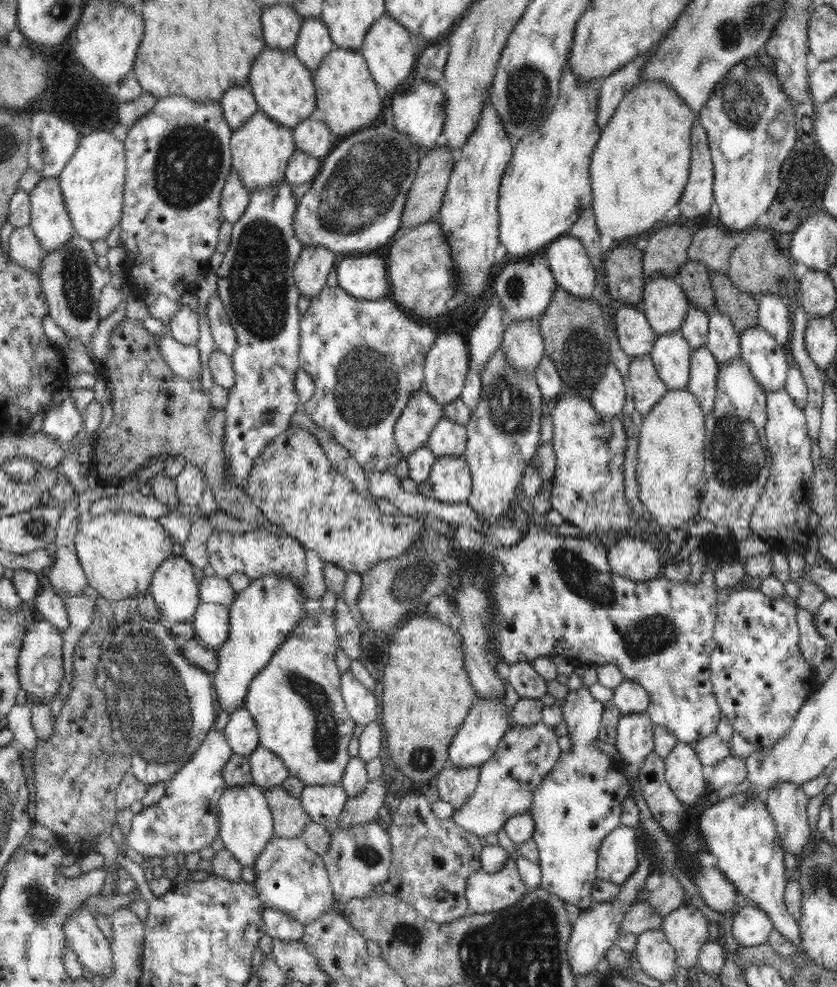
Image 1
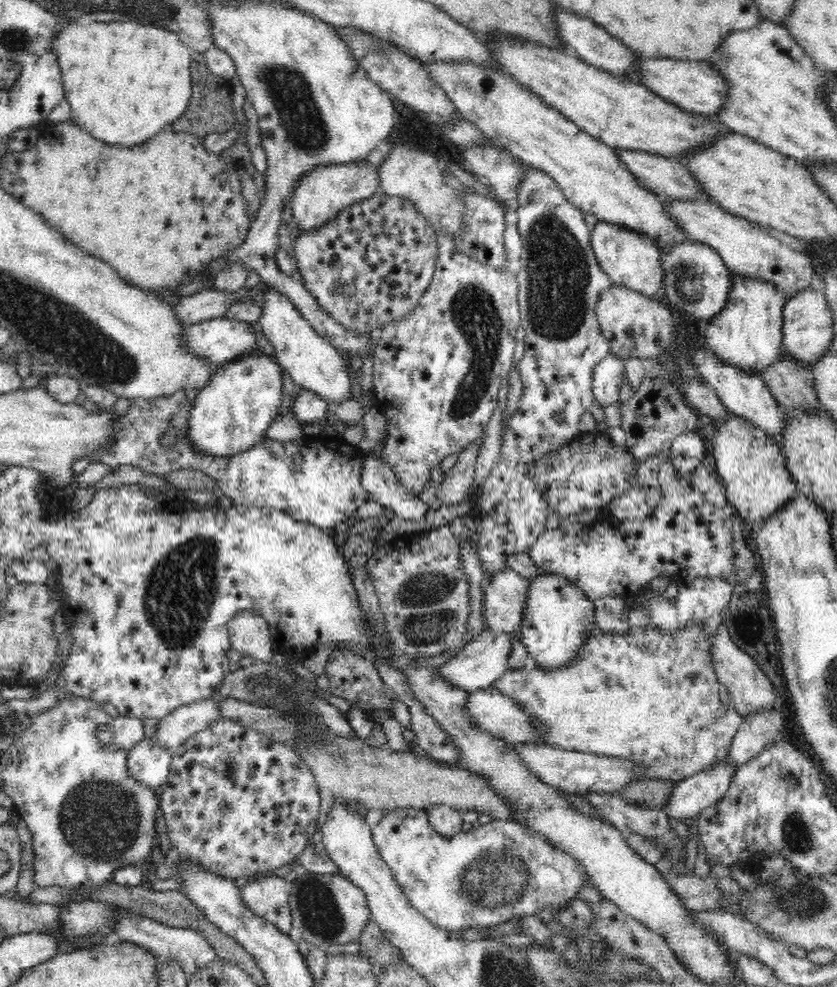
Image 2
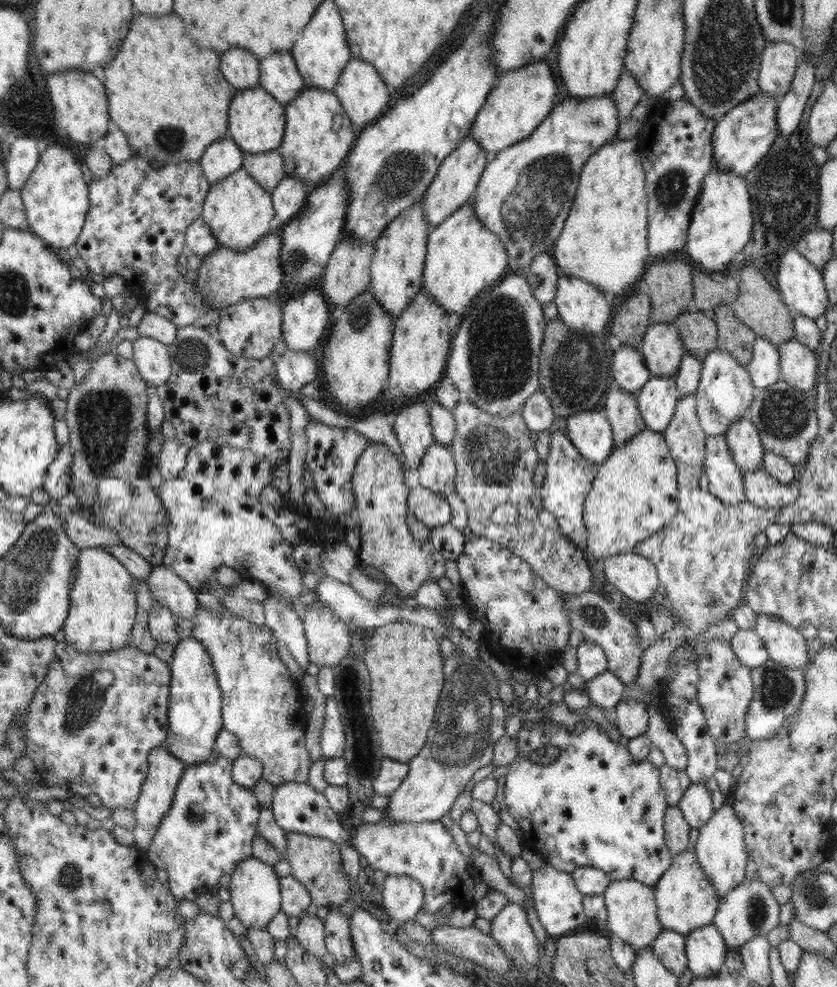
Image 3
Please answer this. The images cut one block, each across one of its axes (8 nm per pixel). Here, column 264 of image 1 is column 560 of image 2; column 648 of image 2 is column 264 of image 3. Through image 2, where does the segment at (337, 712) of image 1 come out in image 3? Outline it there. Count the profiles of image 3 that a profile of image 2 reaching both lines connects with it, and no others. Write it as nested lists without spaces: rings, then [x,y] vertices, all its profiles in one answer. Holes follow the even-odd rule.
[[[200,608],[193,616],[191,636],[203,646],[210,655],[222,691],[223,730],[238,738],[239,746],[247,756],[256,758],[263,765],[263,780],[275,788],[286,783],[307,783],[309,778],[310,755],[306,751],[306,724],[310,706],[304,704],[309,700],[300,695],[291,679],[289,670],[278,657],[276,650],[277,638],[265,625],[258,626],[233,615],[228,609],[220,612]]]

